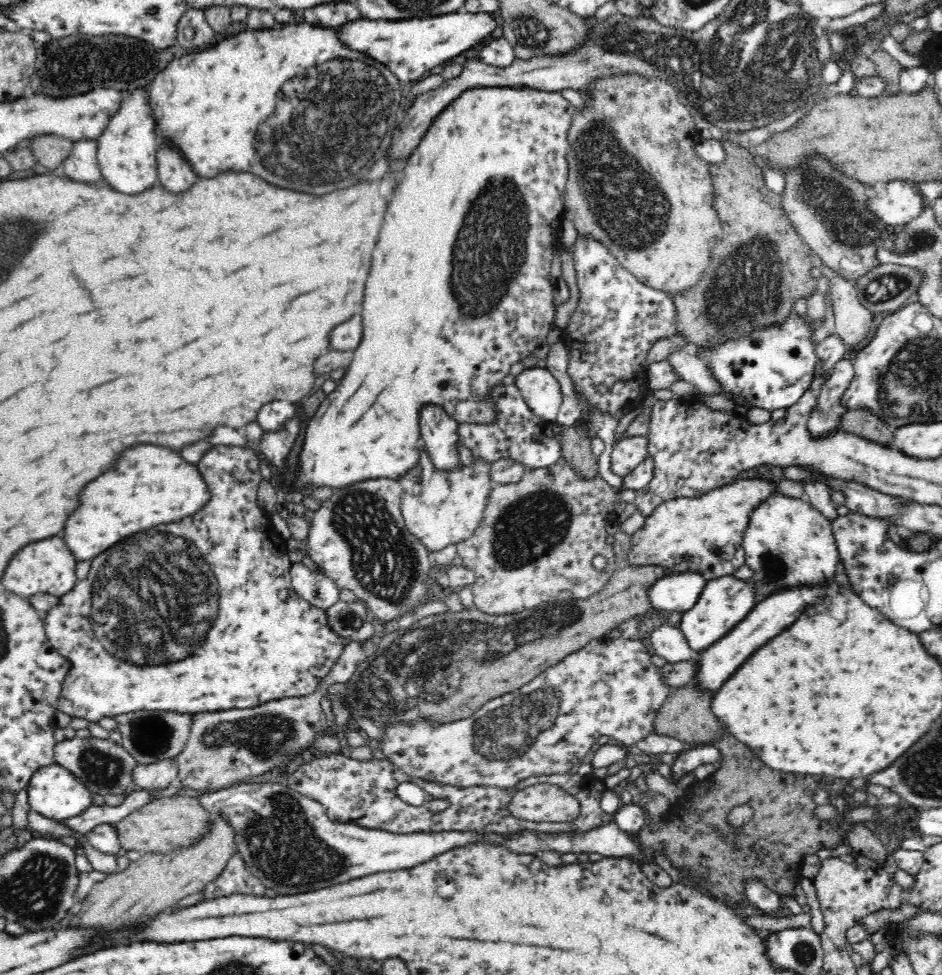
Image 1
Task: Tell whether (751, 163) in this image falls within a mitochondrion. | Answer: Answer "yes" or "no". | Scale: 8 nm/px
no

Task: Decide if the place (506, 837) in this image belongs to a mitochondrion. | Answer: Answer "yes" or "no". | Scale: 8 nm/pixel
no

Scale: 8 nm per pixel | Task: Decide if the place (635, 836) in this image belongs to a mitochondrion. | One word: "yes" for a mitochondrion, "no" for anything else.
no

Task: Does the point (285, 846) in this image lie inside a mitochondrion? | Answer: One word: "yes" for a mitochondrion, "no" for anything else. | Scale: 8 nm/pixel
yes

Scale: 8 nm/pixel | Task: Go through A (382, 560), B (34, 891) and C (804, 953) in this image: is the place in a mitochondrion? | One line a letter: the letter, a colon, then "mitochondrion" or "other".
A: mitochondrion
B: mitochondrion
C: mitochondrion

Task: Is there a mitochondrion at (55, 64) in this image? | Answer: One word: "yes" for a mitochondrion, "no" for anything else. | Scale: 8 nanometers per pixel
yes

